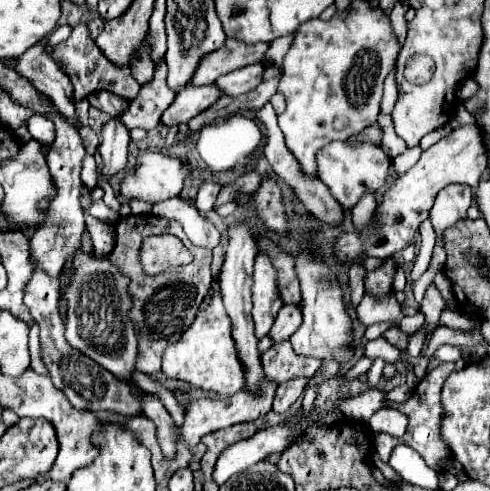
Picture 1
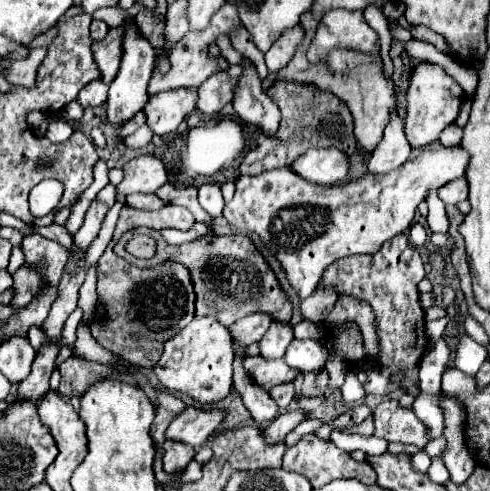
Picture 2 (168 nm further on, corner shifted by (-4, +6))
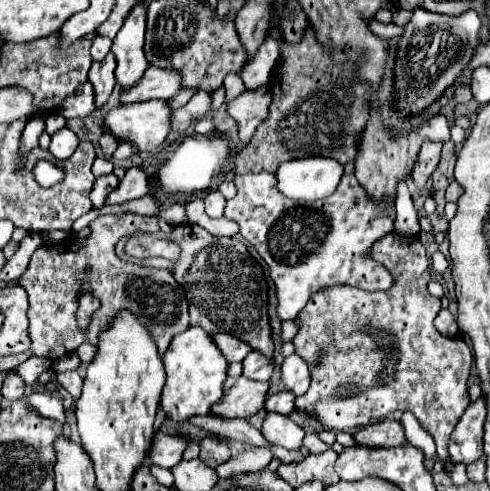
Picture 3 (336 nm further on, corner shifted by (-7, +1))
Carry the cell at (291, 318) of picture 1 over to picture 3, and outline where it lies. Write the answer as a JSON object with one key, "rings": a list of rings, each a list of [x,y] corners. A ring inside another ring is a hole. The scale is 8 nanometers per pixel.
{"rings":[[[251,351],[245,359],[243,359],[243,375],[247,379],[253,379],[253,381],[269,381],[273,373],[273,359],[267,361],[263,357],[259,357],[259,353]]]}

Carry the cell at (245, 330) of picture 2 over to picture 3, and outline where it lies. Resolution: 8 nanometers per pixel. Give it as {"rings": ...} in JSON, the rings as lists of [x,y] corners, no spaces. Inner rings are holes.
{"rings":[[[215,333],[215,335],[211,335],[211,339],[213,339],[213,343],[219,347],[219,351],[223,353],[223,357],[229,363],[243,361],[243,357],[249,353],[247,345],[243,345],[243,341],[235,339],[231,335],[219,335],[219,333]]]}

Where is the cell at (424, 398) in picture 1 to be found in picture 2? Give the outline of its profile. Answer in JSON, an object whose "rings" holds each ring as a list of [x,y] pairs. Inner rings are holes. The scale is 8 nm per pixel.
{"rings":[[[394,398],[384,400],[374,410],[374,422],[374,436],[384,438],[386,442],[402,442],[416,448],[424,448],[430,442],[428,428],[416,418],[414,410],[402,408]]]}

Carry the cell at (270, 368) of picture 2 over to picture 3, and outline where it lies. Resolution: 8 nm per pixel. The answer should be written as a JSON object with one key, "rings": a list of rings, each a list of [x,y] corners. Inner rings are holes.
{"rings":[[[227,377],[221,399],[211,405],[209,413],[223,419],[249,419],[265,403],[269,383],[247,381],[241,377]]]}

